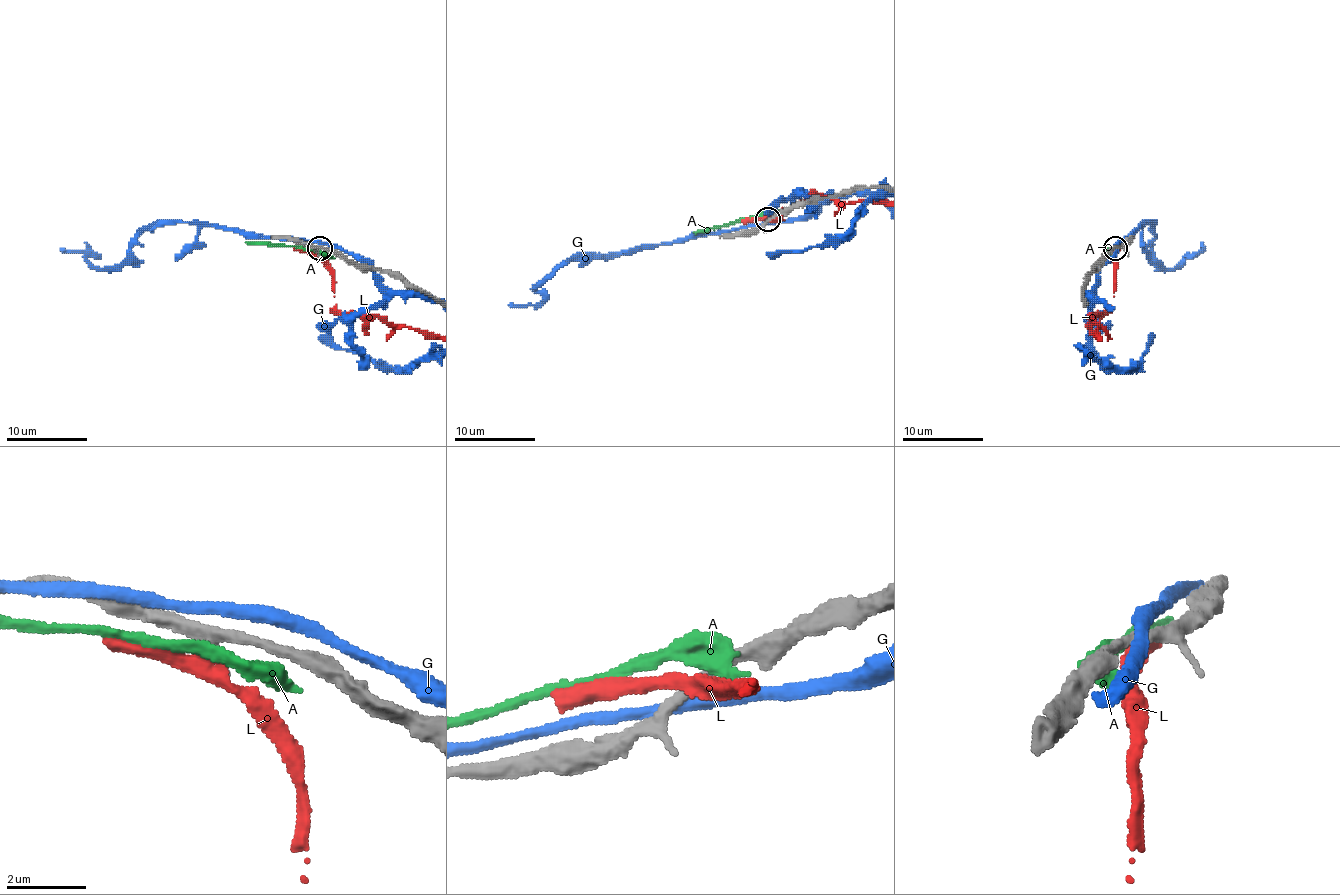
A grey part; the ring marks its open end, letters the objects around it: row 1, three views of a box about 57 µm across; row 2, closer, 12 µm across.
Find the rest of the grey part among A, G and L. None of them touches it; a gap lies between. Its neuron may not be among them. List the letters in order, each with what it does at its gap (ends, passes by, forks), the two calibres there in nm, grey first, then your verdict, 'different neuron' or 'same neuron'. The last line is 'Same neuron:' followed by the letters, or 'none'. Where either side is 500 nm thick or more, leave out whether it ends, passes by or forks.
A: it passes by; calibres 280 and 360 nm; different neuron
G: it passes by; calibres 280 and 360 nm; different neuron
L: it passes by; calibres 280 and 320 nm; same neuron
Same neuron: L

